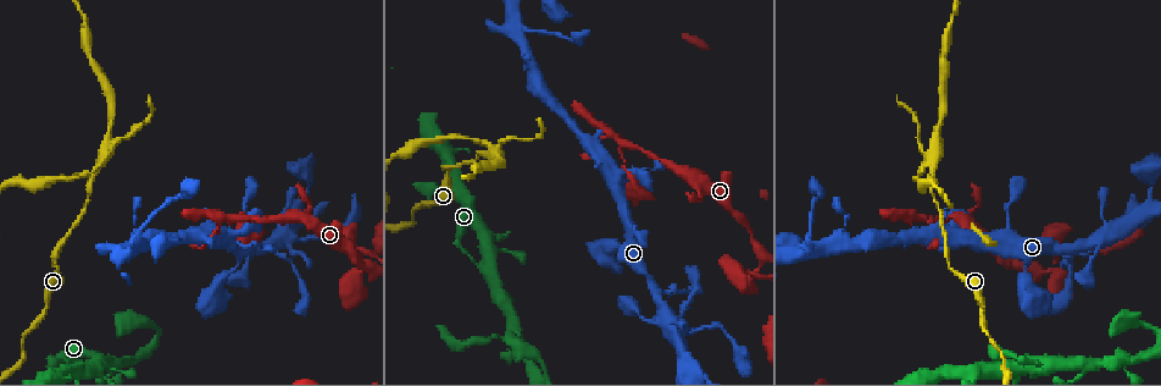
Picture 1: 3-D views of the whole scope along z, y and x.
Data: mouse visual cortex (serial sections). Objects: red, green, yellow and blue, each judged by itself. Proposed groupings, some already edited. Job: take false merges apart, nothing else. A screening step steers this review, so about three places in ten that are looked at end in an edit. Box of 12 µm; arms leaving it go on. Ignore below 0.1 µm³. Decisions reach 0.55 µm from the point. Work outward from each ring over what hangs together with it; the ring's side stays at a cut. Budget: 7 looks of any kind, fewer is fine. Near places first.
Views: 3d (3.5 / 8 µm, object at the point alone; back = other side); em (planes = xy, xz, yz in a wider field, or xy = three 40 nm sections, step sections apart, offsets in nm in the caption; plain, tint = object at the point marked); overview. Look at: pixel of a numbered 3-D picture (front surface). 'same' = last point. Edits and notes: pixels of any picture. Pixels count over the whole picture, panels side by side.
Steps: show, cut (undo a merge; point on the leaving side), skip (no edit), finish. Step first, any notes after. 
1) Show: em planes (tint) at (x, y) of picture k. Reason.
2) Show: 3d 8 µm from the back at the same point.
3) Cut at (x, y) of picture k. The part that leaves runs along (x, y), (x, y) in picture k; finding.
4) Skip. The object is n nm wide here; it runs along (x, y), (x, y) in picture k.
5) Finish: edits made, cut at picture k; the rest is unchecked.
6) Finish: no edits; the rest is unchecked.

Show: 3d 3.5 µm at (475, 259) of picture 1. Abrupt turn.

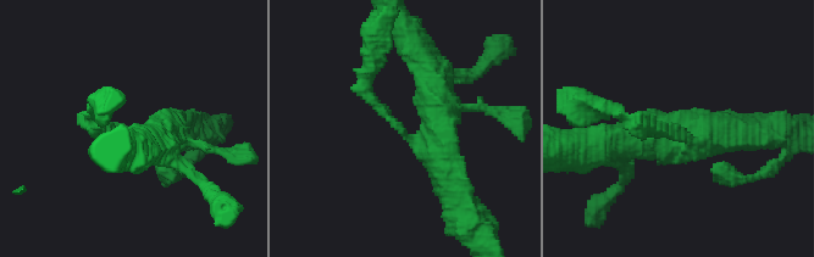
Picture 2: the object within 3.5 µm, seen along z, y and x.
Show: em xy step 3 (tint) at (404, 131) of picture 2. Now the EM.

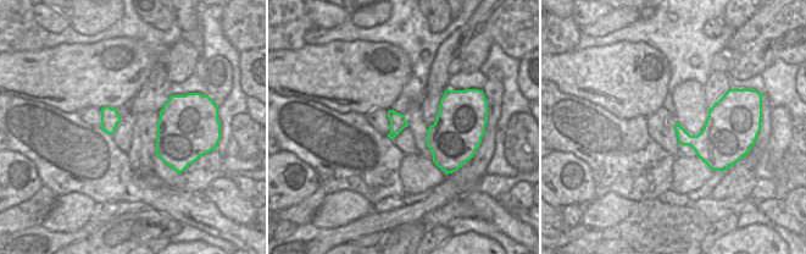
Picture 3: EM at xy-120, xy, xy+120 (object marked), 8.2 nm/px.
Skip. It runs along (369, 70), (369, 98), (450, 188) in picture 2; one cell here.

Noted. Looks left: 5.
Show: 3d 8 µm at (516, 331) of picture 1. Sharp bend.

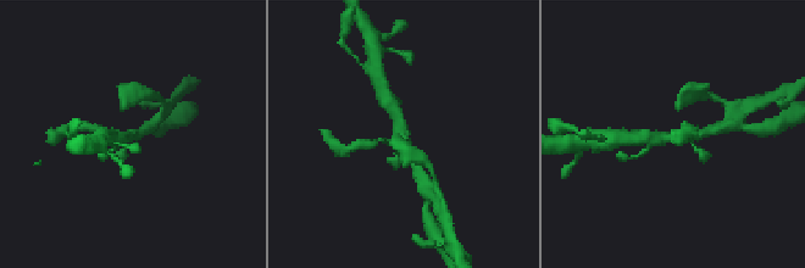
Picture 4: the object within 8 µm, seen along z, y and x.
Show: em xy step 1 (tint) at the same point.

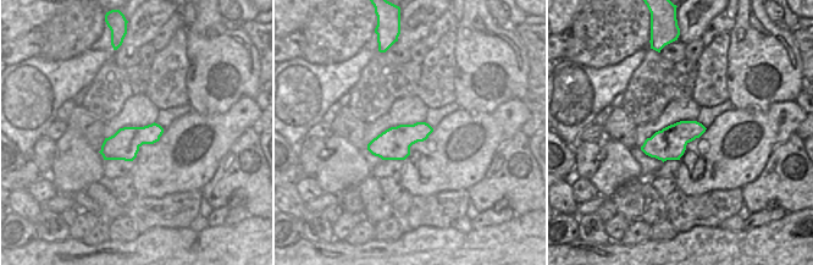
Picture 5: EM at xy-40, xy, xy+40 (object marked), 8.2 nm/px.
Skip. One cell here.

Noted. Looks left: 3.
Show: 3d 8 µm at (923, 218) of picture 1. Branch point.

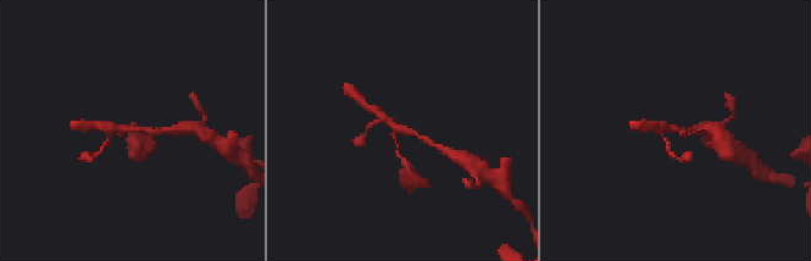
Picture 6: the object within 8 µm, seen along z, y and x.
Show: em planes (tint) at (399, 128) of picture 6. Shape alone is not enough.

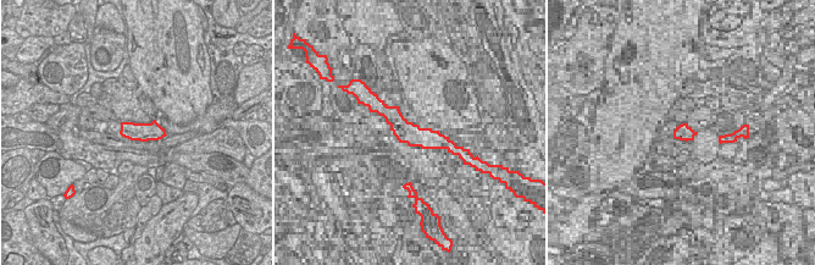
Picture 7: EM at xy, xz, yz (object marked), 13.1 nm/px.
Skip. Continuous, no second cell.

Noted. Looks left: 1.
Finish: no edits; the rest is unchecked.

